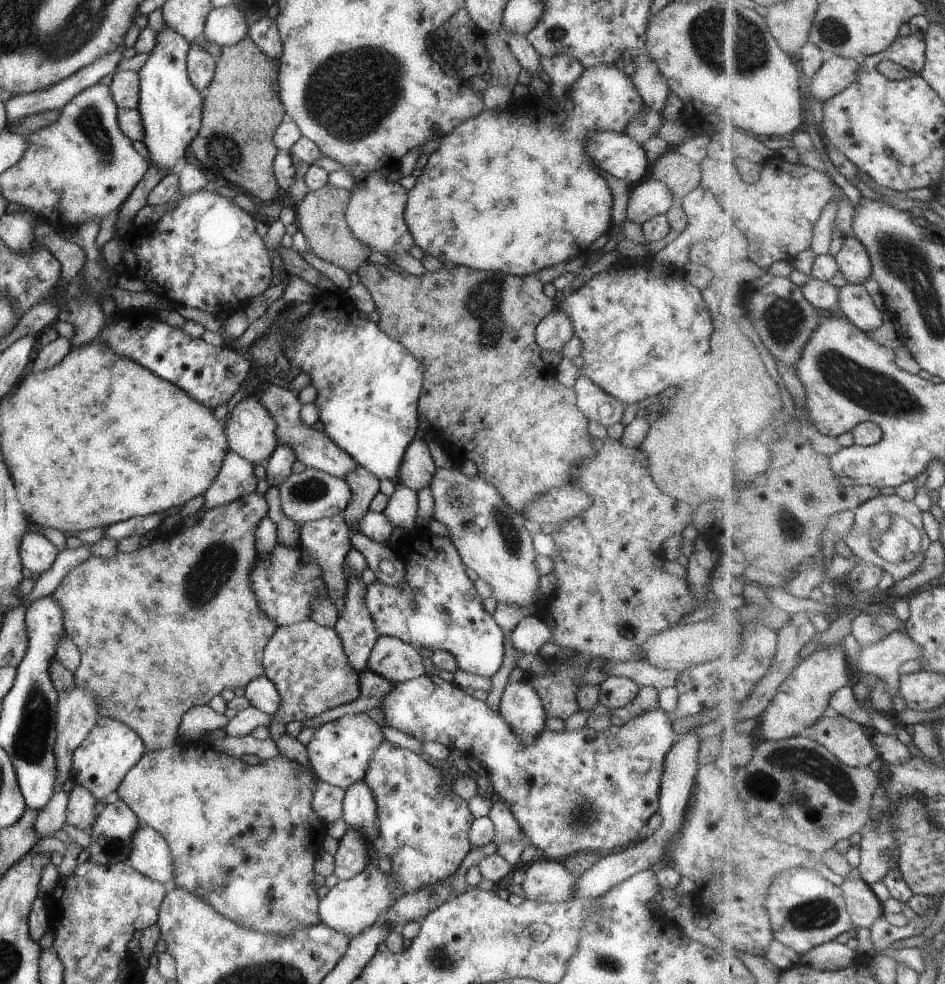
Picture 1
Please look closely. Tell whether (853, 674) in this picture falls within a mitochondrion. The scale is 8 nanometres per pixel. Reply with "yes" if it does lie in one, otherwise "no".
no

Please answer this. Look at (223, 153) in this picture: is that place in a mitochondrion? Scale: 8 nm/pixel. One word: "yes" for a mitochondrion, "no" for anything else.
yes

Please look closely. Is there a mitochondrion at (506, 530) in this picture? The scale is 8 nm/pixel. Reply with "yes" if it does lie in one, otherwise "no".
yes

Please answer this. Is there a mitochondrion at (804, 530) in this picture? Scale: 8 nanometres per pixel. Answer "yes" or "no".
yes

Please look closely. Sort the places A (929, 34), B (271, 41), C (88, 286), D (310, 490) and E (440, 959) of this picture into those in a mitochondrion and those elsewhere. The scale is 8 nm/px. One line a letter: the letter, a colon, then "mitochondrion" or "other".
A: other
B: other
C: mitochondrion
D: mitochondrion
E: mitochondrion

